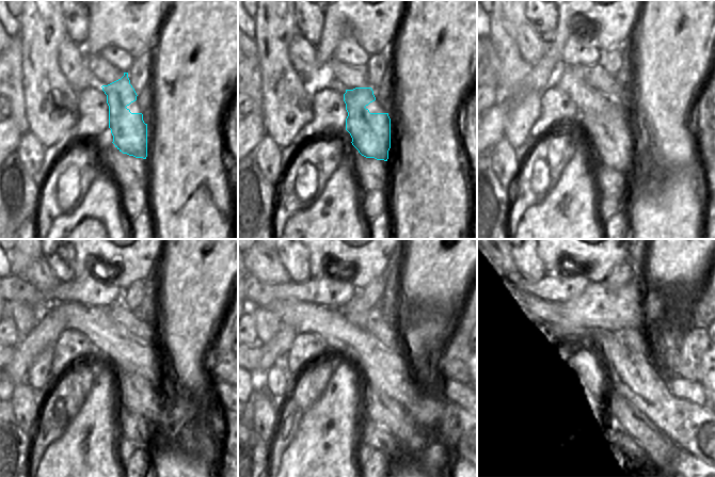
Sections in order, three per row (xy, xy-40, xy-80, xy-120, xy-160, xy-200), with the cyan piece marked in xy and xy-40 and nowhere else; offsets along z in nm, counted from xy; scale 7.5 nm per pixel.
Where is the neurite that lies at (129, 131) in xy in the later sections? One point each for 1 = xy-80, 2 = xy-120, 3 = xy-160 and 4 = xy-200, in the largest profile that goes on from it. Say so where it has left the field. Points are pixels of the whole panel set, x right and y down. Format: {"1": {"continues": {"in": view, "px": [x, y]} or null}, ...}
{"1": {"continues": {"in": "xy-80", "px": [609, 134]}}, "2": {"continues": {"in": "xy-120", "px": [136, 393]}}, "3": {"continues": {"in": "xy-160", "px": [384, 411]}}, "4": {"continues": {"in": "xy-200", "px": [664, 455]}}}

